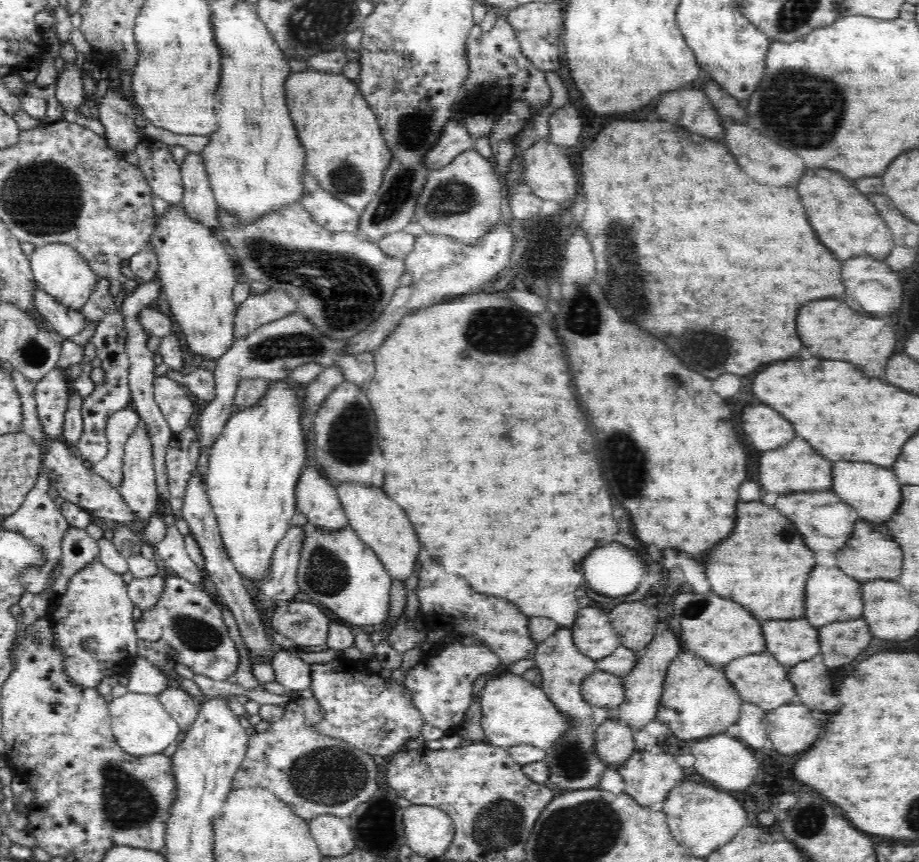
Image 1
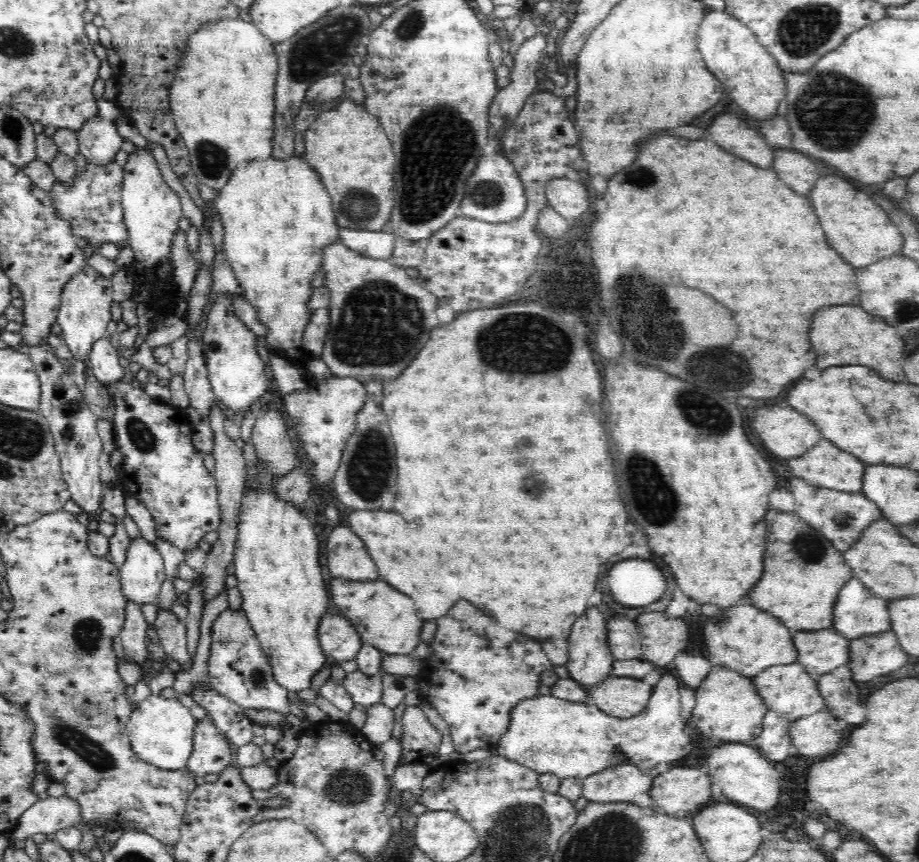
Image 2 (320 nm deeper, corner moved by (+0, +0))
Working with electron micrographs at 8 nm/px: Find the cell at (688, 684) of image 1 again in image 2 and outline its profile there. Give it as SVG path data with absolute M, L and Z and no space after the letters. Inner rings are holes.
M712 665L694 691L694 710L689 722L708 738L720 738L724 742L746 742L762 733L762 720L766 711L764 701L750 677L722 665Z

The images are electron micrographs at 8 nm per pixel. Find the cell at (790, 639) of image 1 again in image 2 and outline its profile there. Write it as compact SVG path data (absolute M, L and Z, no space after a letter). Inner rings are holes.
M833 628L793 631L795 660L813 679L847 664L847 638Z

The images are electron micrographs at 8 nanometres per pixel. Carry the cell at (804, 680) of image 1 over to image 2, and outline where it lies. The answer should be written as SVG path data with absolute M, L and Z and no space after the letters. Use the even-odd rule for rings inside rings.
M847 665L833 668L815 679L826 710L850 725L865 723L866 706L861 702L858 688L851 679Z

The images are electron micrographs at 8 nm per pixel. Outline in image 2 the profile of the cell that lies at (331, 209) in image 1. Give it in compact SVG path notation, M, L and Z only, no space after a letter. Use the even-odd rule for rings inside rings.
M338 227L340 242L346 247L366 257L386 260L391 258L394 250L395 236L384 230L370 232L362 227Z

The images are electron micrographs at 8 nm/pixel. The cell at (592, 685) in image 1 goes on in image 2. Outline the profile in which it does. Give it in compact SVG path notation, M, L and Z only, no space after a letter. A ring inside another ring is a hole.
M610 676L596 683L590 690L592 703L601 712L616 718L630 718L642 712L650 696L652 683L649 679L636 680Z

